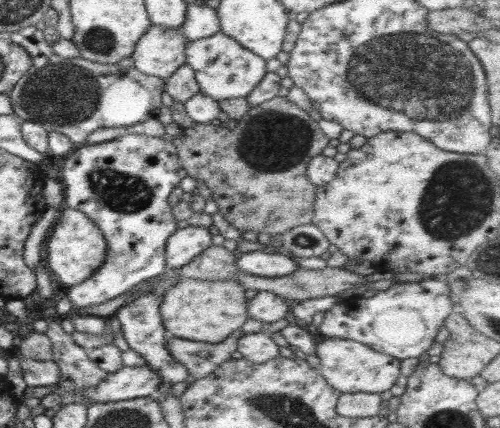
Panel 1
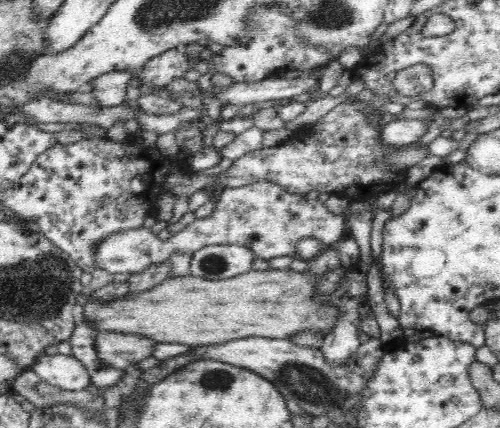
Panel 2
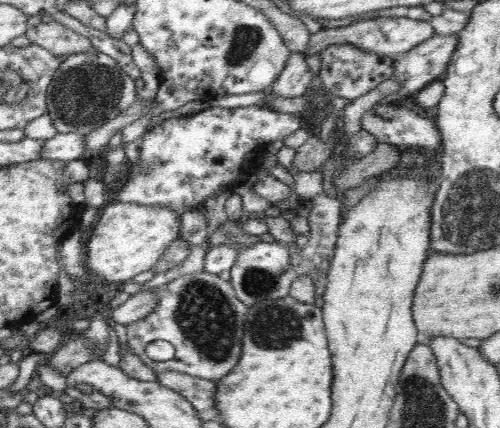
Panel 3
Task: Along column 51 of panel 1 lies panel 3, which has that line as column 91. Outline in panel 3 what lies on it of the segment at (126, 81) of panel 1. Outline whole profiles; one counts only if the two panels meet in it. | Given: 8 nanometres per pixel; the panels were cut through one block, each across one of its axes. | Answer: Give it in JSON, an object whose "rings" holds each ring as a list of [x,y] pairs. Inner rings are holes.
{"rings":[[[94,48],[64,58],[46,92],[47,113],[59,133],[87,135],[128,110],[136,96],[136,81],[122,71],[114,58]]]}

